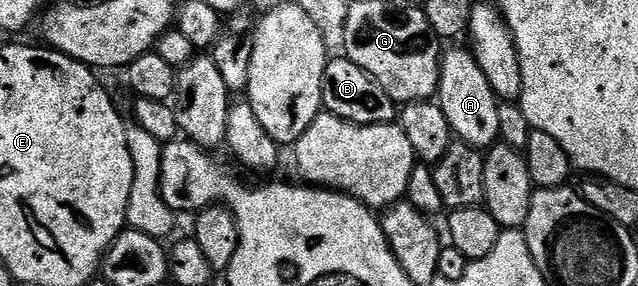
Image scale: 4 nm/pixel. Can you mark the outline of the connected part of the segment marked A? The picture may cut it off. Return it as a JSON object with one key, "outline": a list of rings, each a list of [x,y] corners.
{"outline":[[[449,47],[444,50],[443,56],[441,58],[441,78],[437,84],[437,93],[439,94],[439,104],[443,115],[447,115],[447,123],[451,123],[453,128],[454,138],[460,139],[464,144],[471,145],[475,149],[480,149],[482,151],[488,150],[490,147],[498,144],[499,138],[501,136],[499,129],[499,98],[497,92],[491,87],[491,83],[487,83],[487,75],[483,75],[483,67],[479,67],[479,63],[473,58],[472,52],[468,48],[465,49],[453,49],[457,47]]]}

